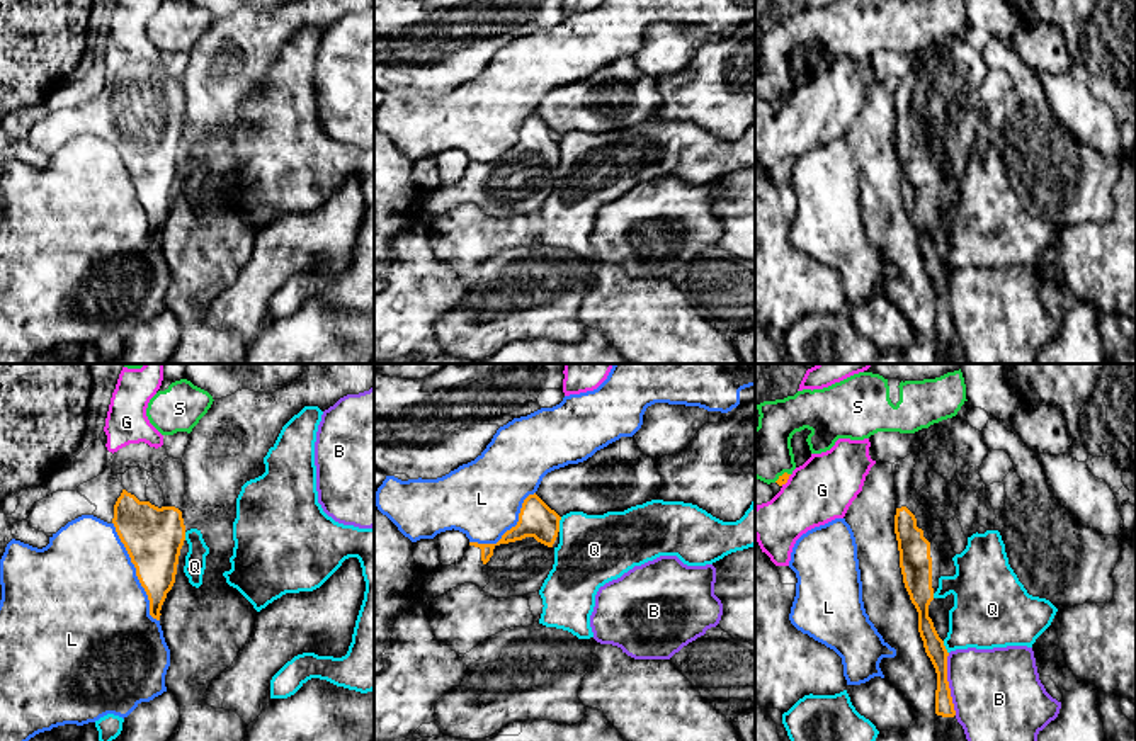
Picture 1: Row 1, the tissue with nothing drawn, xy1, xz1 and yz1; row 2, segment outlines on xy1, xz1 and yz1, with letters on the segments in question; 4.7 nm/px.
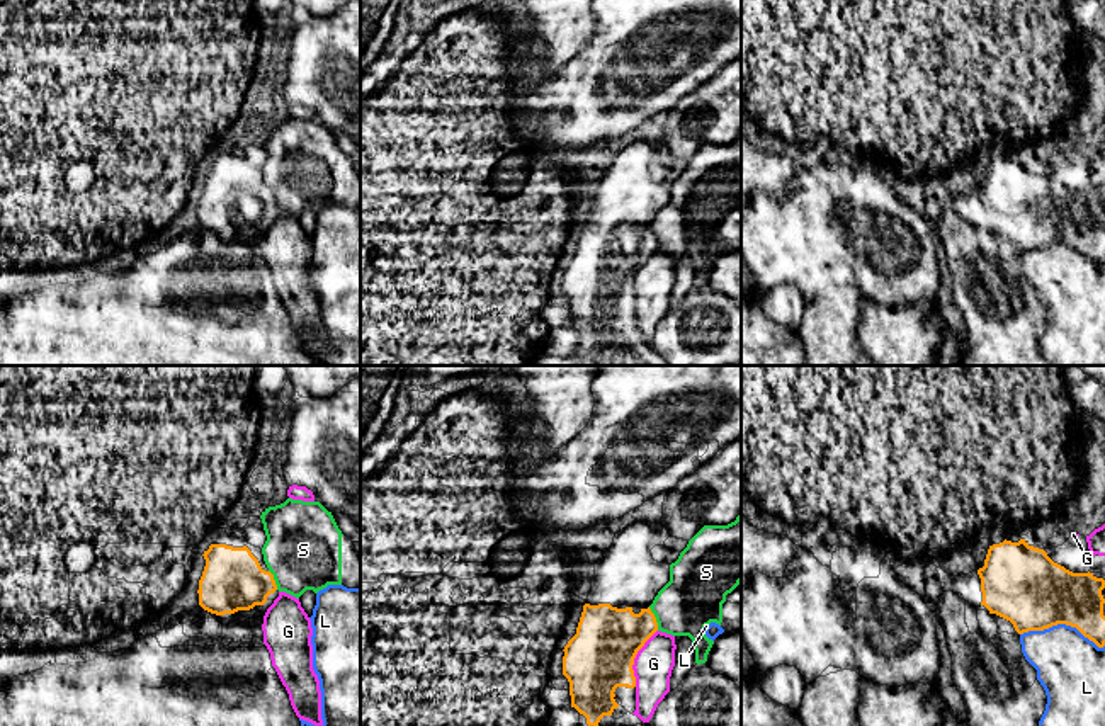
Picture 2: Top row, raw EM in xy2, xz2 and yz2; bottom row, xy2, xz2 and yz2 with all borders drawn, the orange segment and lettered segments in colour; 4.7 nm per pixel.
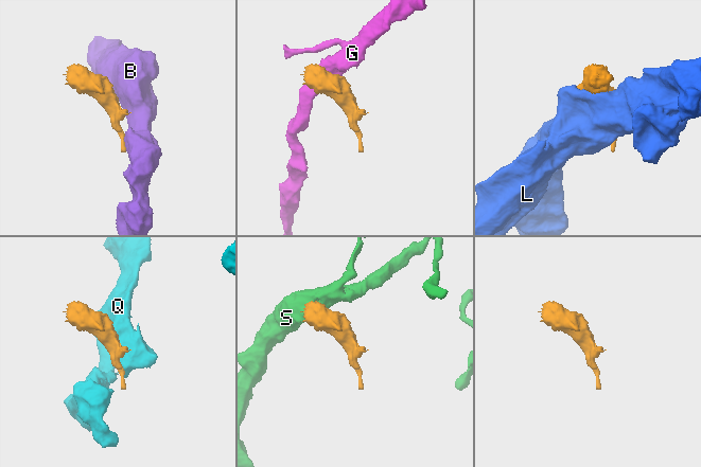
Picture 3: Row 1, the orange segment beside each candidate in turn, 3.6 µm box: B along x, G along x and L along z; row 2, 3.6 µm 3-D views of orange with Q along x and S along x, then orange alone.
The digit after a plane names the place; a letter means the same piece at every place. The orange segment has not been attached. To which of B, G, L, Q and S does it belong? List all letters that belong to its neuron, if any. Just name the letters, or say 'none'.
none

